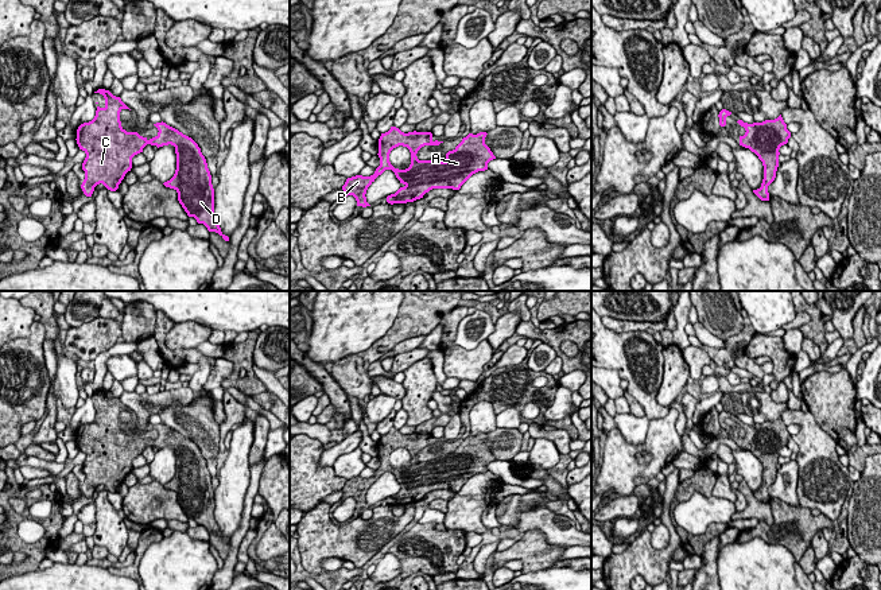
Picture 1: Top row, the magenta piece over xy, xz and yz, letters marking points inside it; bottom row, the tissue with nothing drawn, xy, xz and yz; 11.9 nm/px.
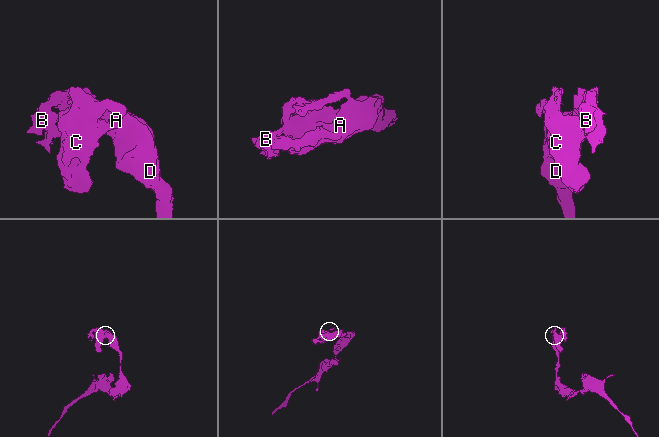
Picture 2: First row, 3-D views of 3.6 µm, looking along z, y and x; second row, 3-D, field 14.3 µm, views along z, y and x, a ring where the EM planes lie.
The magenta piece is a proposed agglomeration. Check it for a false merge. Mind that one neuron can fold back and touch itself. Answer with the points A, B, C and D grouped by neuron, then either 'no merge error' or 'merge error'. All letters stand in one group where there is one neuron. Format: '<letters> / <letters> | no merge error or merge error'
A B C D | no merge error

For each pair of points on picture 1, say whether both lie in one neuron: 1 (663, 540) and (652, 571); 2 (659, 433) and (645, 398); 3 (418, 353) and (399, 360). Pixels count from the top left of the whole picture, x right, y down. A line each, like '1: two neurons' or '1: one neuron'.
1: two neurons
2: two neurons
3: one neuron

